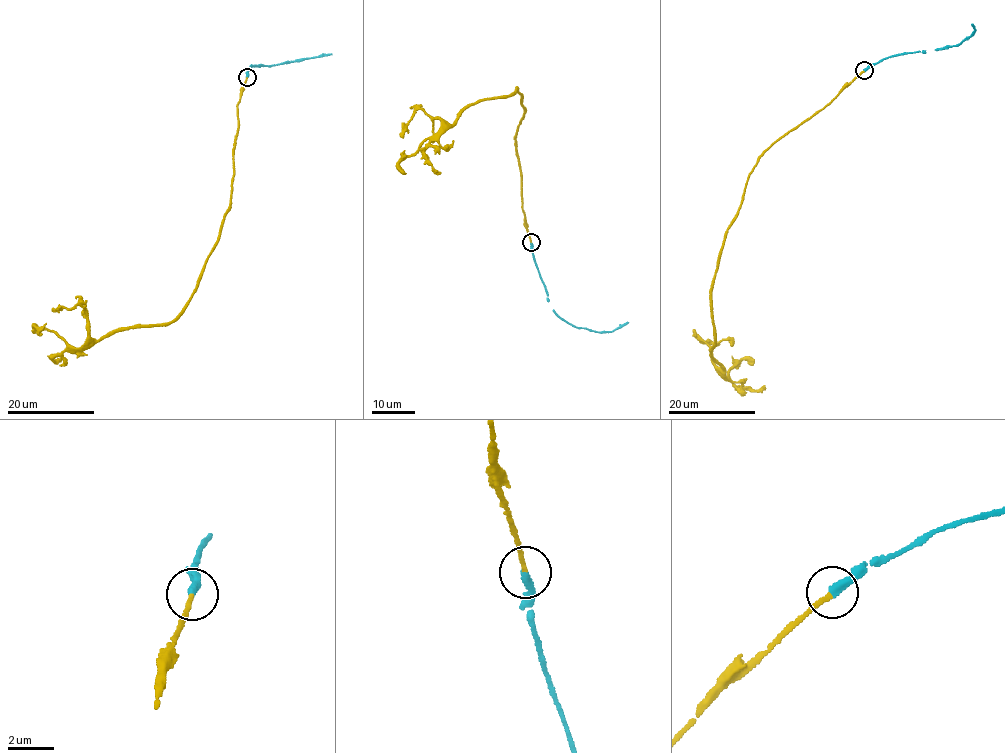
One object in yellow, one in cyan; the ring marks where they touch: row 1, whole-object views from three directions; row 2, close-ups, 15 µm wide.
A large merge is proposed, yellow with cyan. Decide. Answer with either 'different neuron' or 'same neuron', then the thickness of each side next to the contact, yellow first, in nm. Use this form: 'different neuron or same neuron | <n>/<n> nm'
same neuron | 190/360 nm

